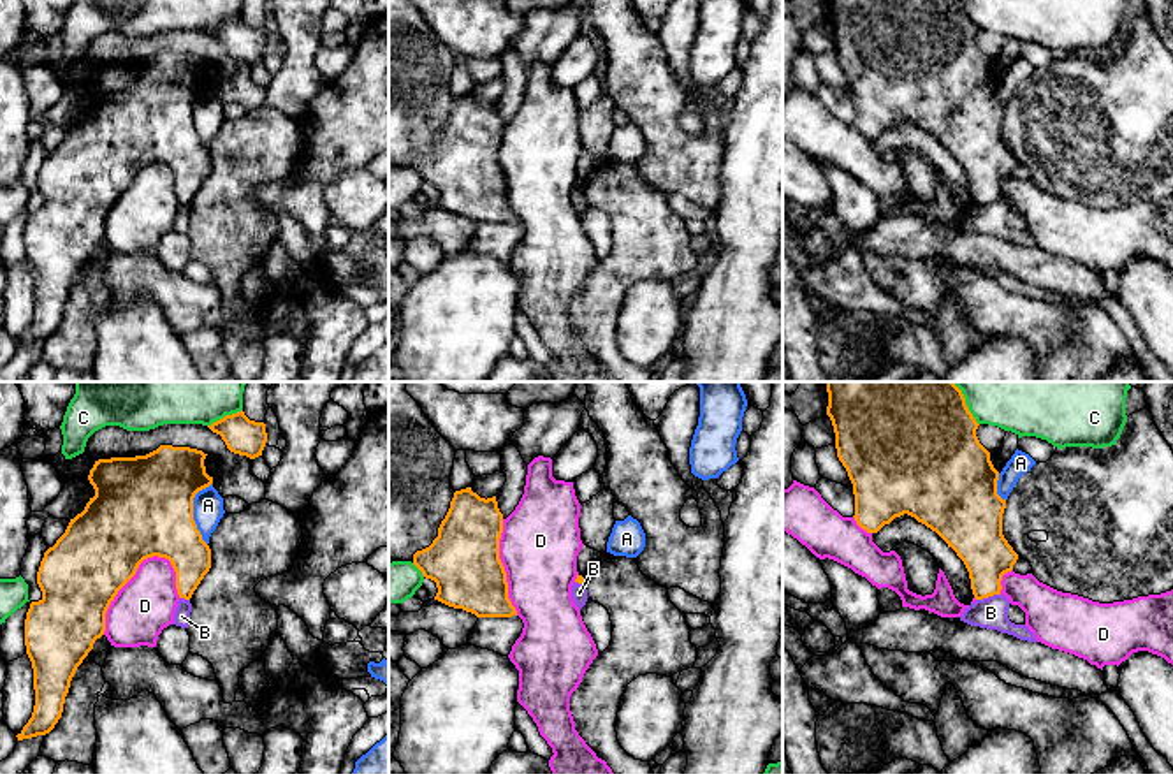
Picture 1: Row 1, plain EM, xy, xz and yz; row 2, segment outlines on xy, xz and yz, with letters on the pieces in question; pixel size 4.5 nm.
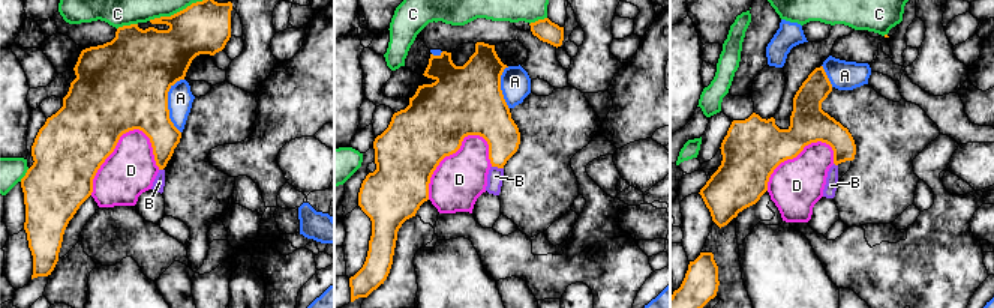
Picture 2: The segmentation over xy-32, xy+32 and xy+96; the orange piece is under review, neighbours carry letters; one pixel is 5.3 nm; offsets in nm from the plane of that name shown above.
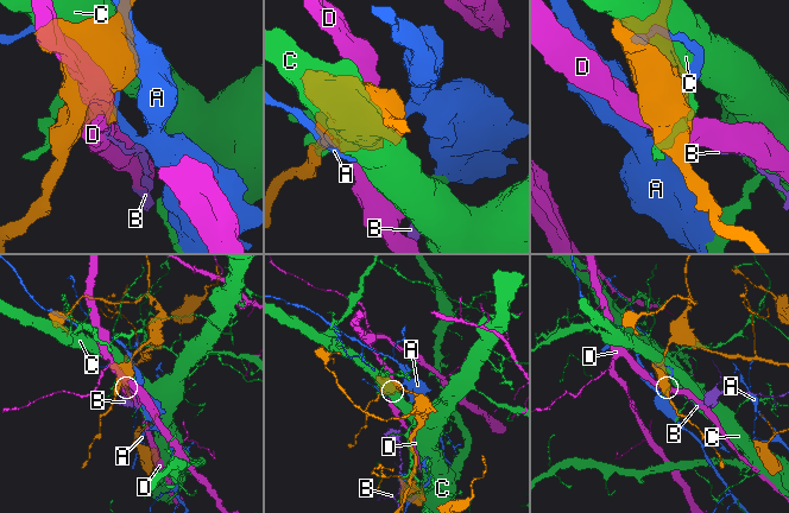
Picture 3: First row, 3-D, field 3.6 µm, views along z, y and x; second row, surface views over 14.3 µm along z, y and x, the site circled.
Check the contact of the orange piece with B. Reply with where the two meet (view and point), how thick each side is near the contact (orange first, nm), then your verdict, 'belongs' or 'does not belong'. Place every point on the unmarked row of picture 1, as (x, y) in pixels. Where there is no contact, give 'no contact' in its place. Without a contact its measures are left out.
yz (987, 203) | 220/150 nm | does not belong

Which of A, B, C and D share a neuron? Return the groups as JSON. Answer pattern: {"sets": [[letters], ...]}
{"sets": [["A"], ["B"], ["C"], ["D"]]}

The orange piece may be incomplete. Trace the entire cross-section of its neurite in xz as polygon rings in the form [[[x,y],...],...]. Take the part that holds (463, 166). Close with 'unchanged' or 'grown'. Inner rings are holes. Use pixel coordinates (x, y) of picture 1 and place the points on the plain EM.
[[[471,93],[455,97],[438,142],[413,160],[413,171],[436,188],[434,206],[477,223],[517,222],[499,165],[501,139],[496,102],[480,104]]]; unchanged

